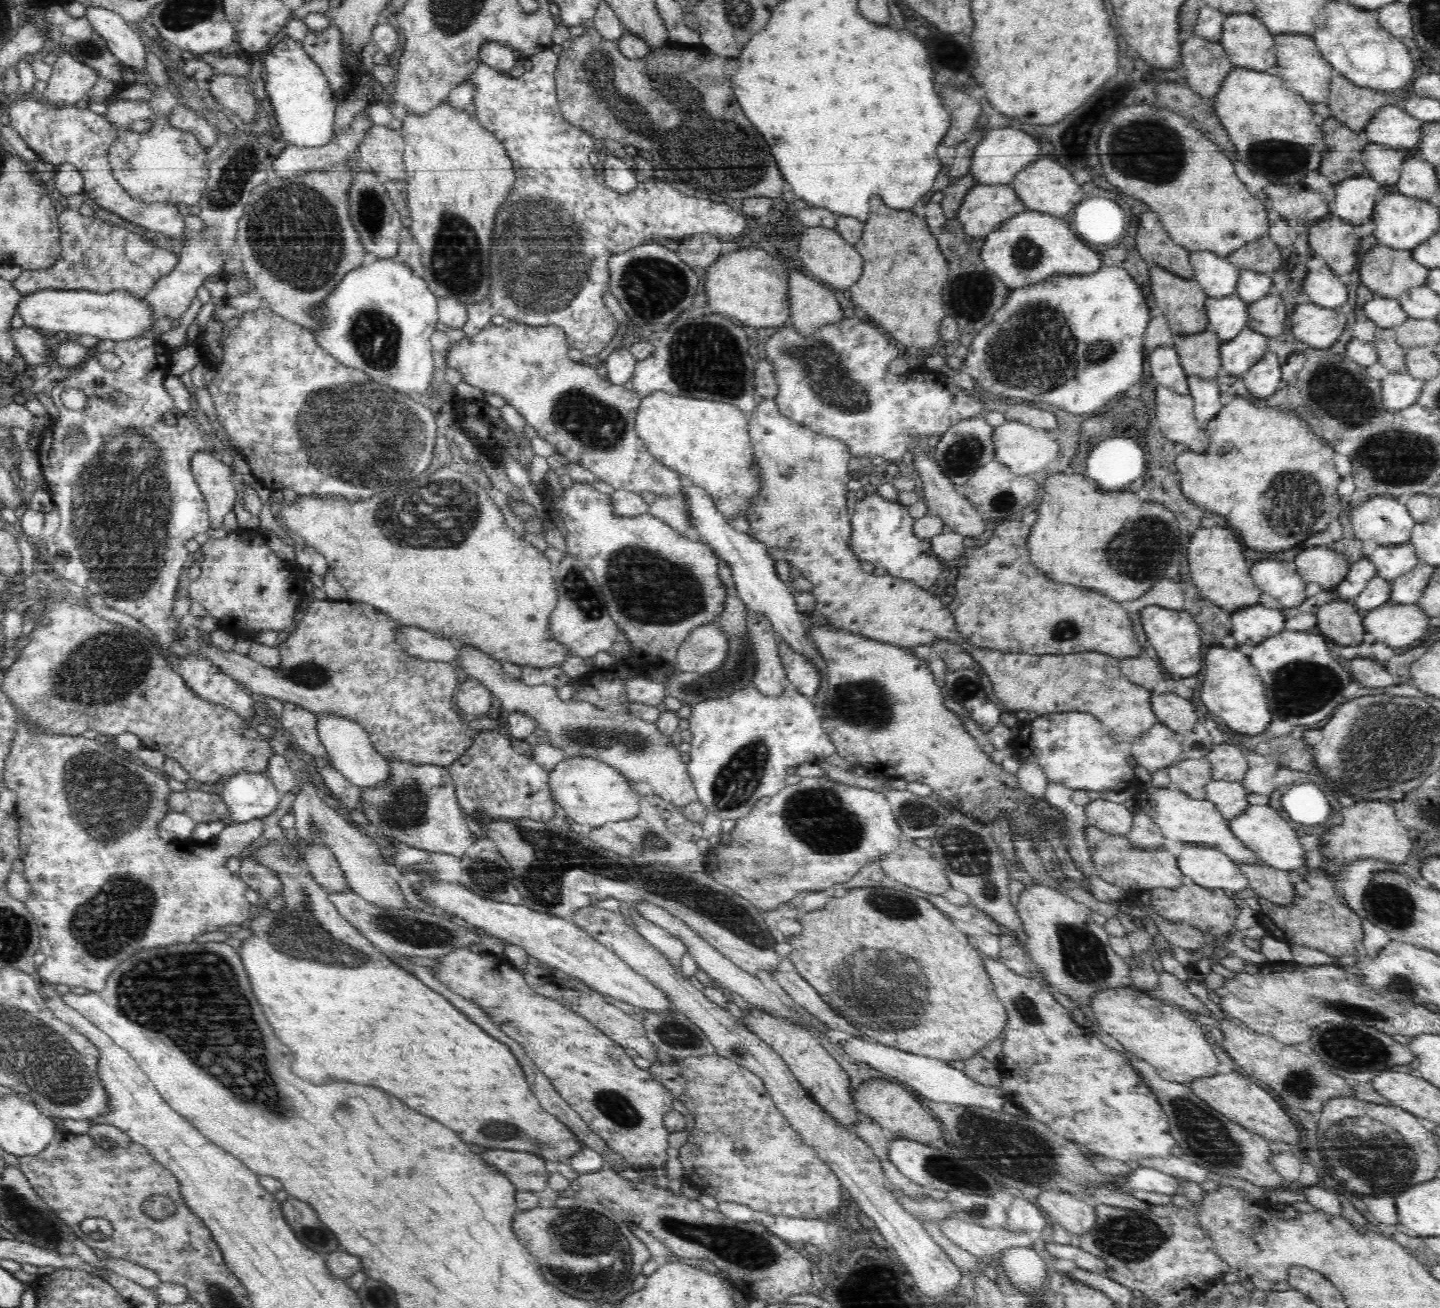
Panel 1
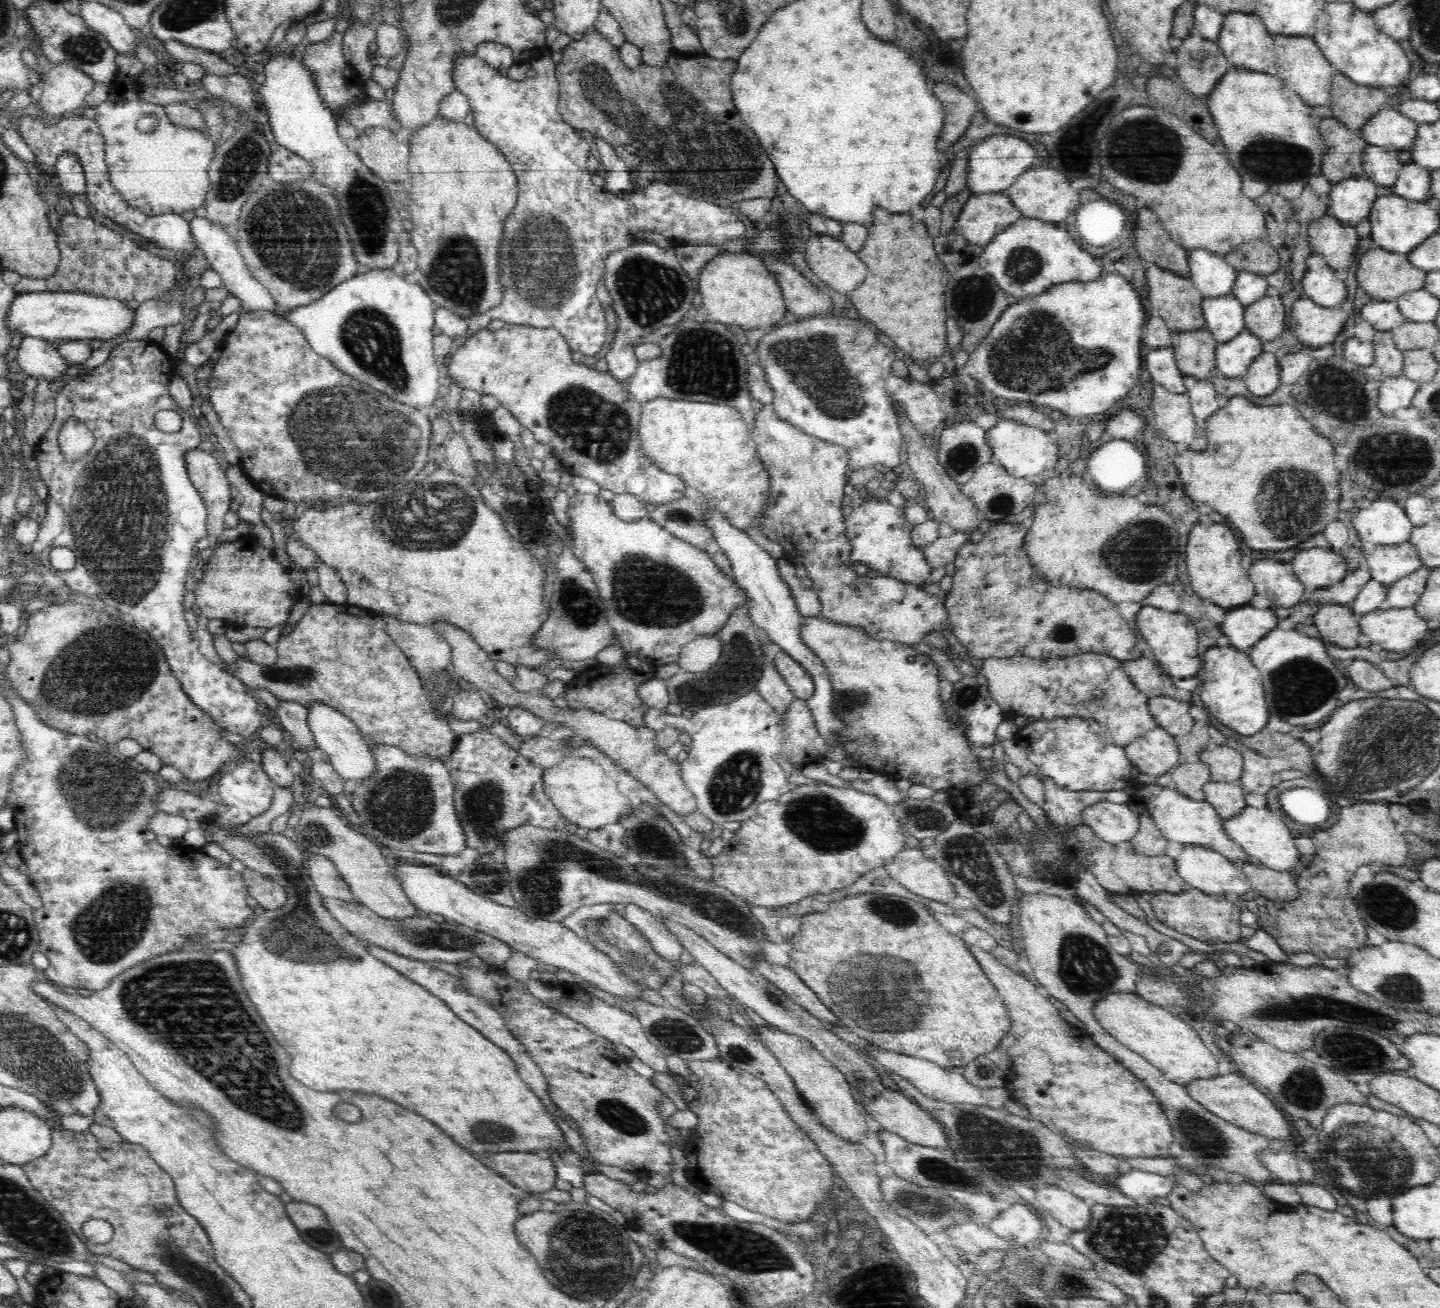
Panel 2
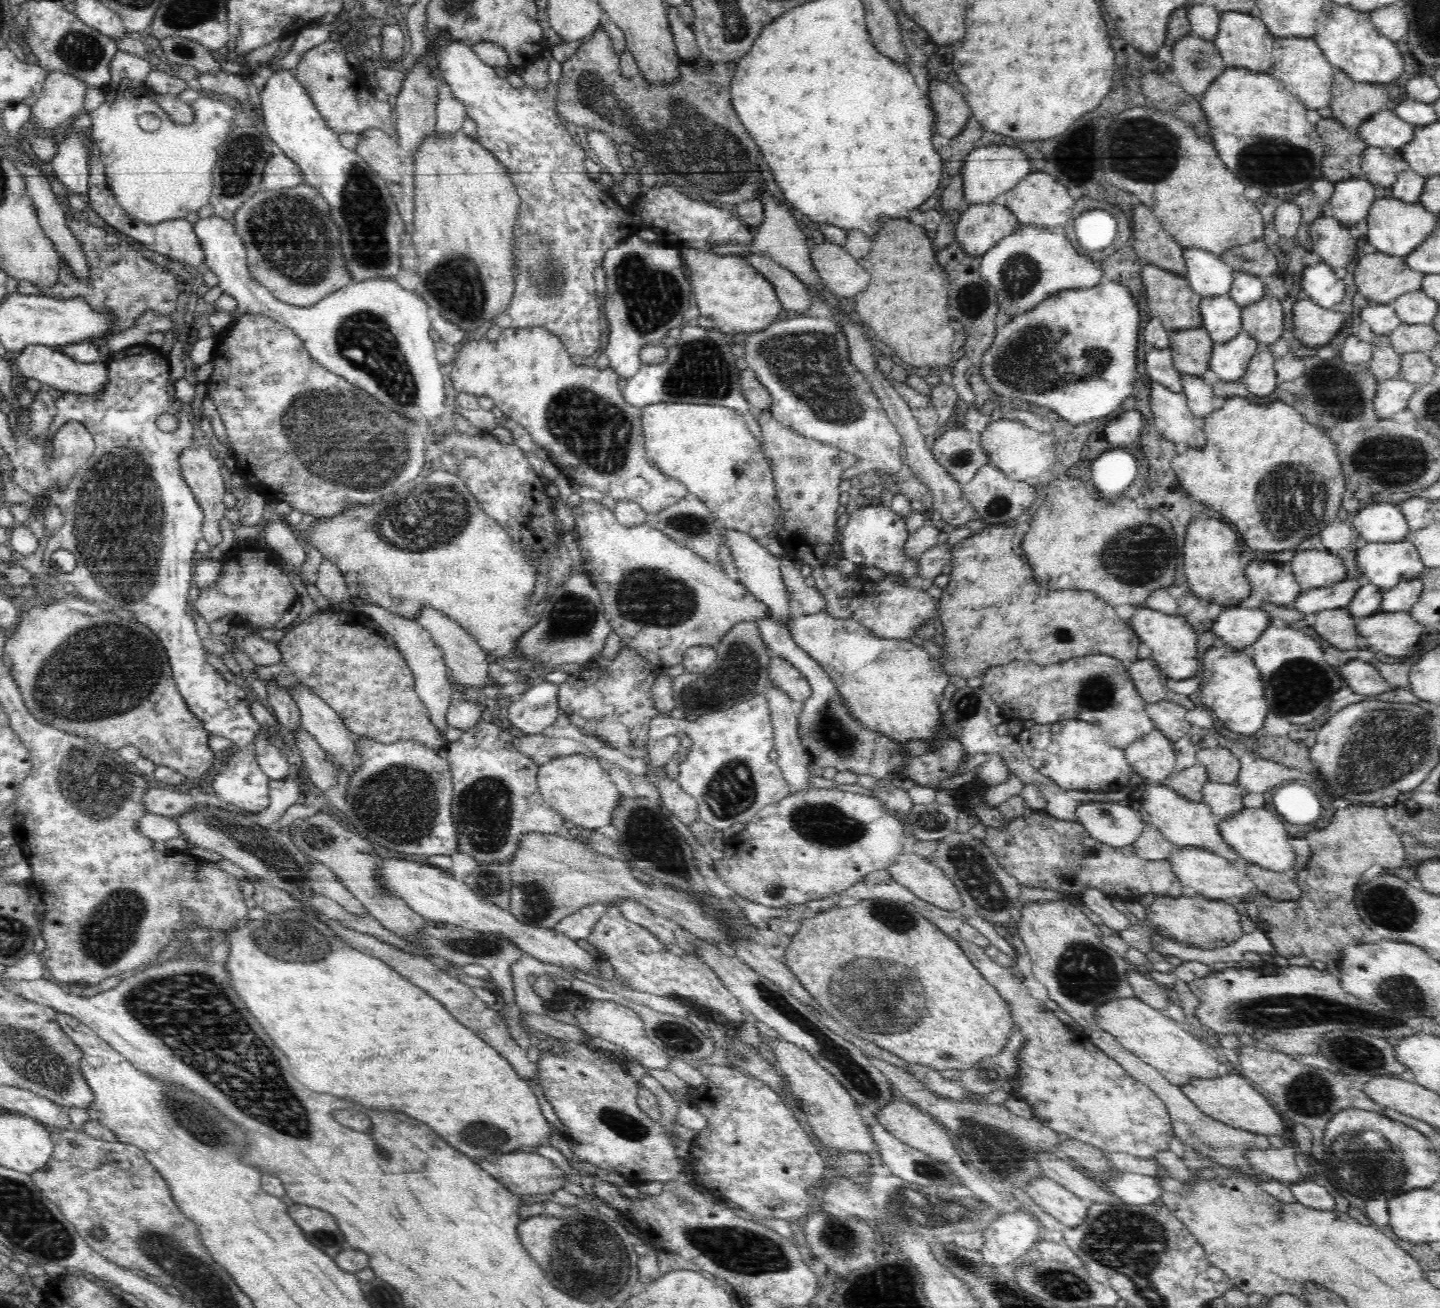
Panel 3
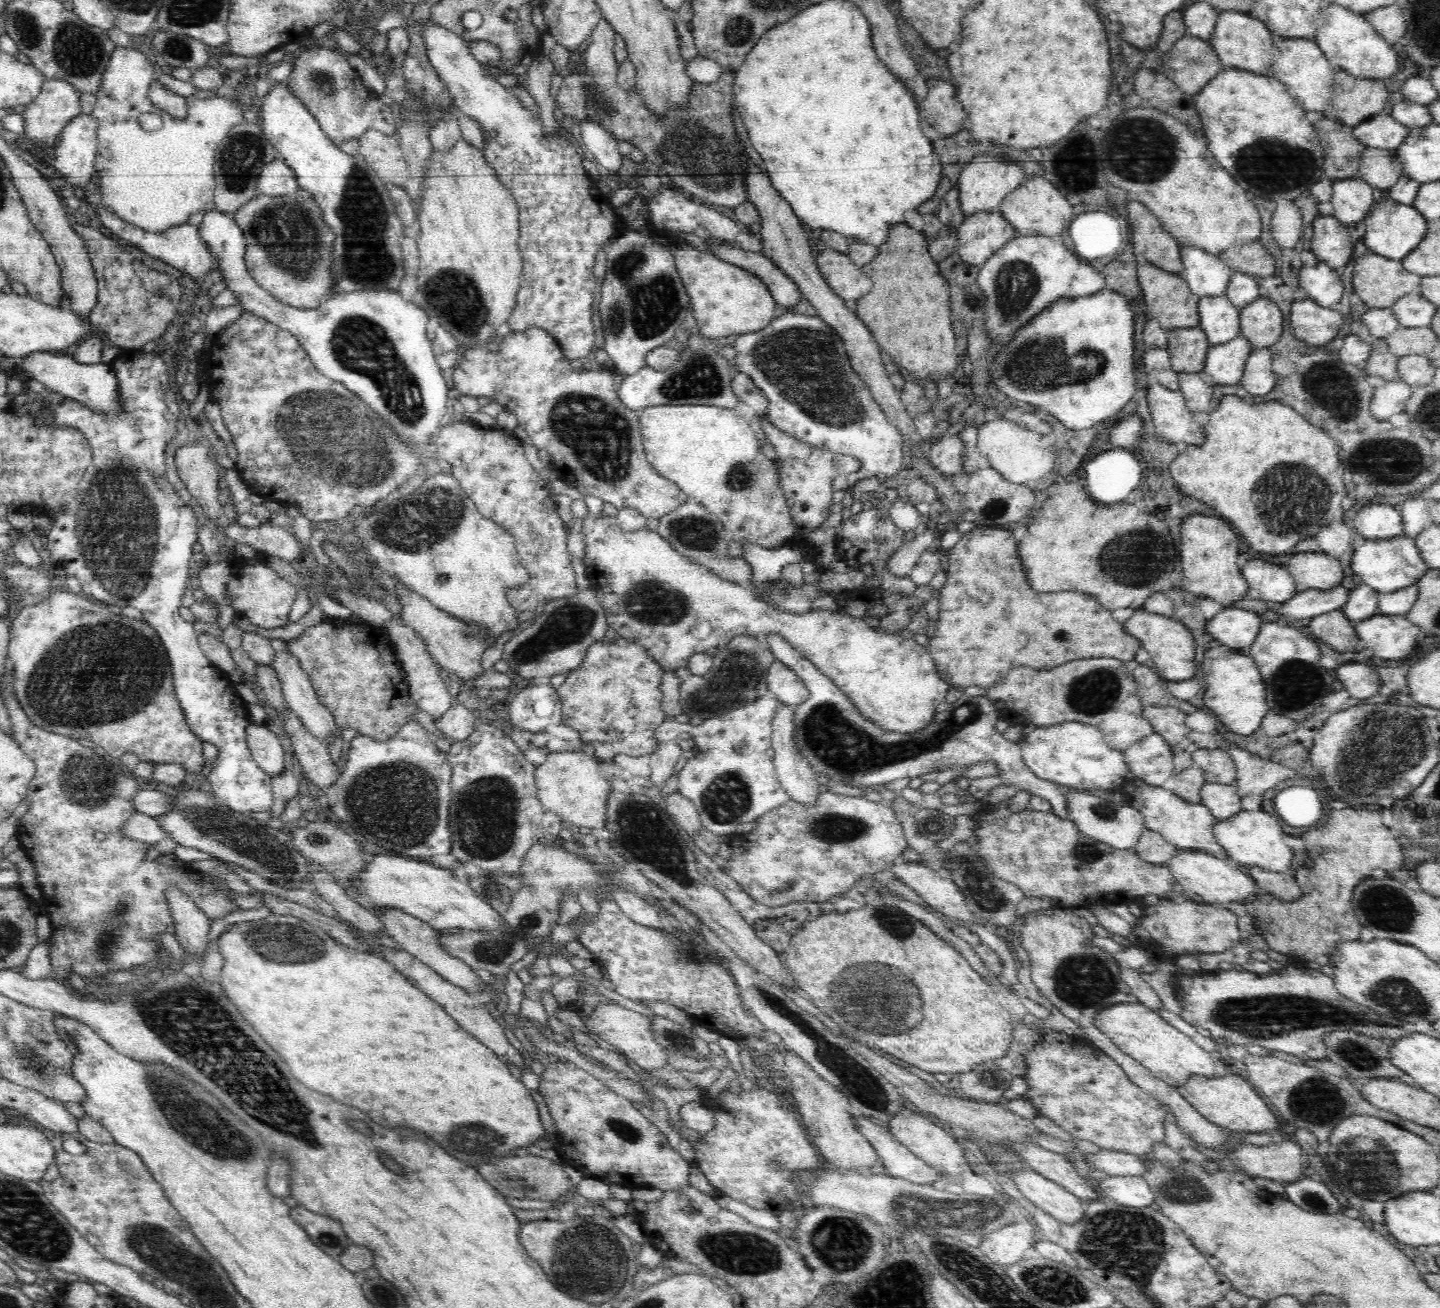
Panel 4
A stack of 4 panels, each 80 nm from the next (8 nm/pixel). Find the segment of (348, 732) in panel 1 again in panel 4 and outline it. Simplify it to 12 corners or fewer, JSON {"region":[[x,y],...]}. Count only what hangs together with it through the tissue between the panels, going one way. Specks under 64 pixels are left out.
{"region":[[271,639],[270,666],[282,696],[308,732],[329,742],[340,730],[308,673]]}

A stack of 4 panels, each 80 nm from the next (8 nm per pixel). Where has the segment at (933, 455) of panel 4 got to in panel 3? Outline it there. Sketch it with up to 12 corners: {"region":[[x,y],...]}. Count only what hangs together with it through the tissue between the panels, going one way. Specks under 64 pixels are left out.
{"region":[[943,430],[934,459],[960,483],[984,464],[978,432]]}

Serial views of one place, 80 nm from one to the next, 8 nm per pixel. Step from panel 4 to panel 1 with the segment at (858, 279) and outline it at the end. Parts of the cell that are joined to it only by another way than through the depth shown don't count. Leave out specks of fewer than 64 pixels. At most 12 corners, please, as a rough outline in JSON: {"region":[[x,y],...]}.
{"region":[[834,228],[800,229],[797,256],[838,291],[862,276],[863,258]]}

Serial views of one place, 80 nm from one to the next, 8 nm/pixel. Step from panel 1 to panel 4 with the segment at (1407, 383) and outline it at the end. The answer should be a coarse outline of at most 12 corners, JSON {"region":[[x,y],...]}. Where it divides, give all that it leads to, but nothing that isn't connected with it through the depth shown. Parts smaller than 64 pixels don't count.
{"region":[[1400,379],[1373,392],[1370,412],[1389,420],[1405,410],[1415,387]]}

